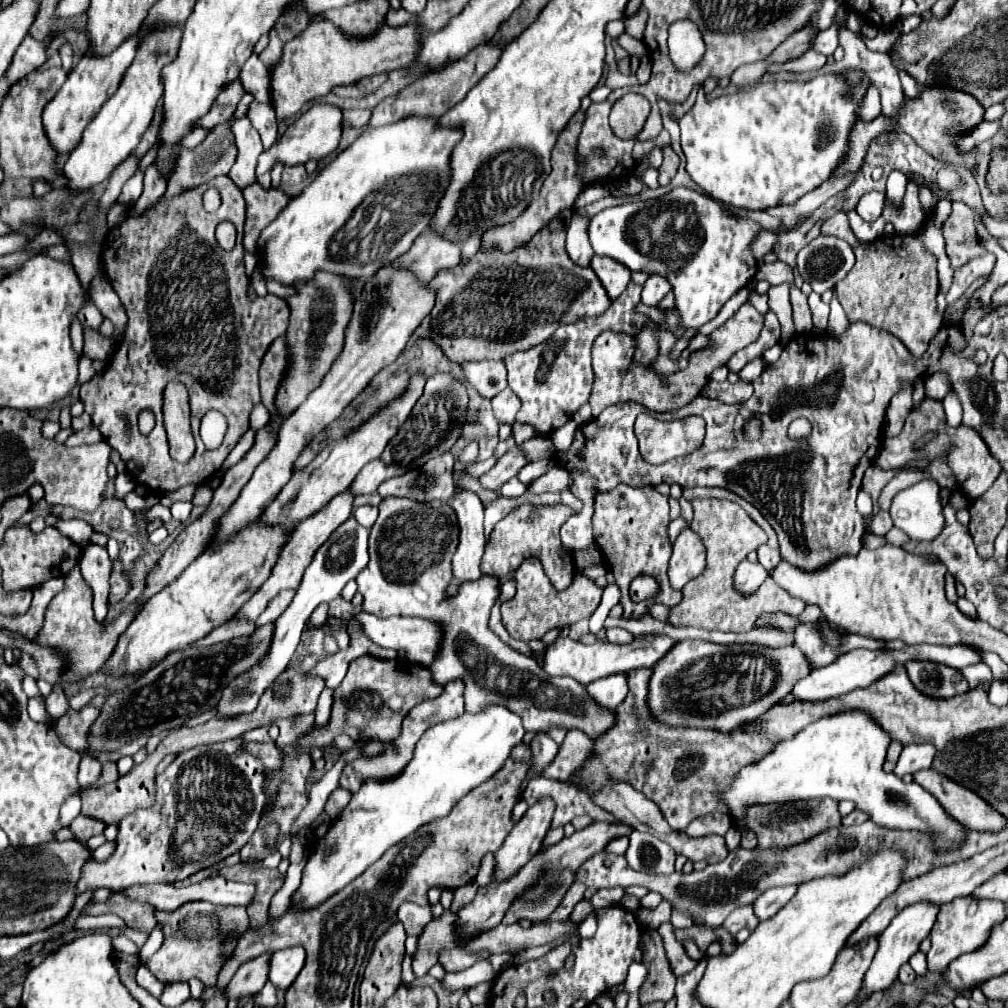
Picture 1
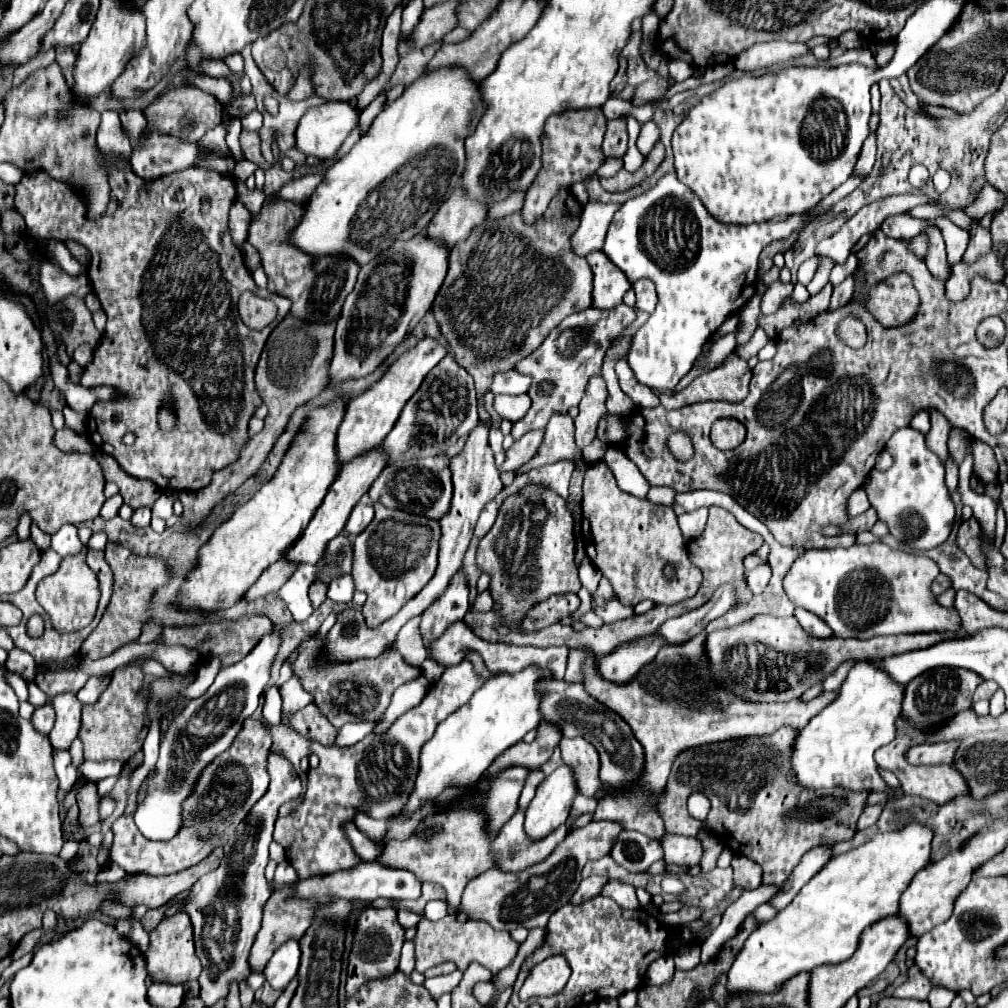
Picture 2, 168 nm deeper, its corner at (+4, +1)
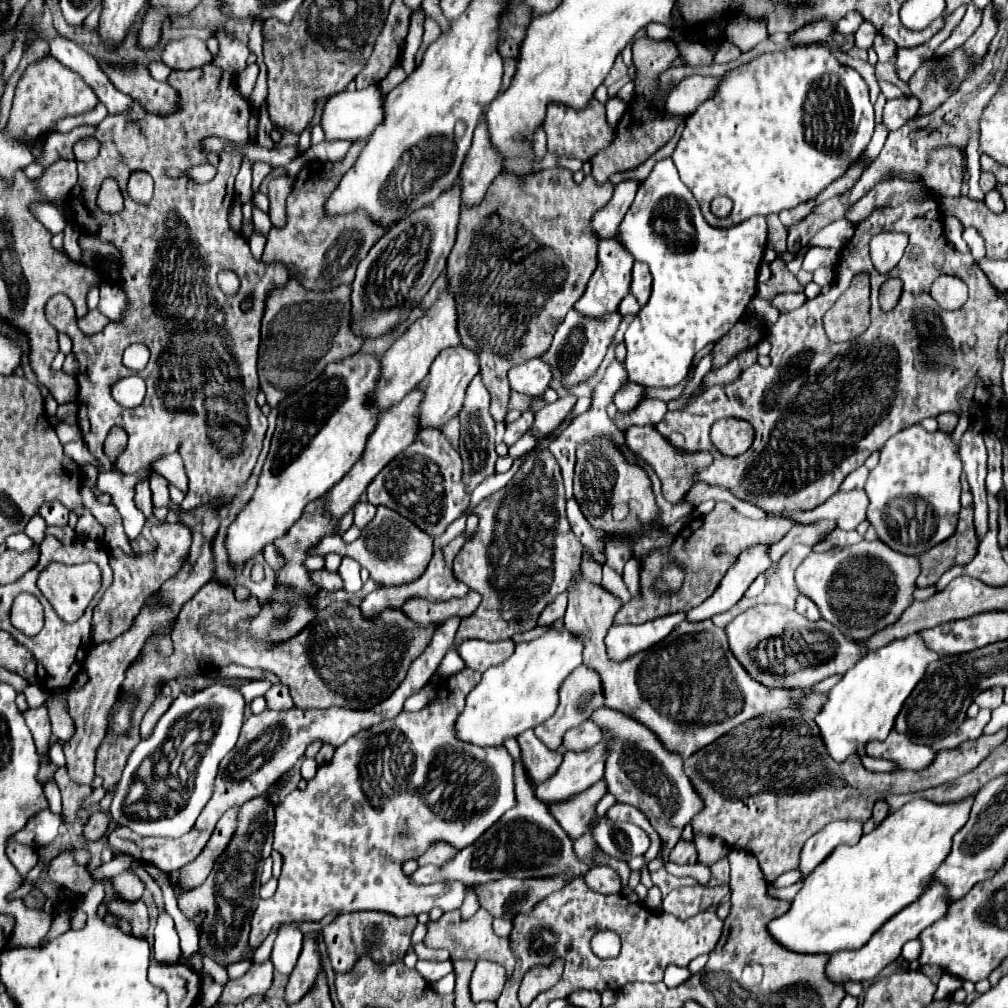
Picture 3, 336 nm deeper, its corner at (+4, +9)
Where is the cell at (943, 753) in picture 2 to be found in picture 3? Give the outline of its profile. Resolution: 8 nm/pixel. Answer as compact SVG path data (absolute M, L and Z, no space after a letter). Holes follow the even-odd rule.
M982 708L976 718L964 720L962 726L960 726L954 734L950 734L950 736L946 736L946 738L942 738L942 740L932 742L930 748L936 750L936 752L938 752L938 750L950 750L950 748L960 746L960 744L966 742L966 740L976 740L976 738L982 734L984 726L990 722L990 718L992 718L992 710L990 710L990 708Z

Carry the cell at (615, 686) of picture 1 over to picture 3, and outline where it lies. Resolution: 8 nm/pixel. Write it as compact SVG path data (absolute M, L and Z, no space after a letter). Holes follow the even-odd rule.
M684 612L668 614L644 624L622 624L622 626L612 626L606 634L606 648L608 656L614 662L622 662L644 648L650 648L664 640L674 626L678 626L684 620Z

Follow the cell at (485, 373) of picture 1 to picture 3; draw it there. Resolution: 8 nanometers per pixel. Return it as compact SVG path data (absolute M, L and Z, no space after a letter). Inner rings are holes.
M540 358L524 362L508 372L510 388L528 396L540 396L548 390L550 382L550 366L546 366Z

